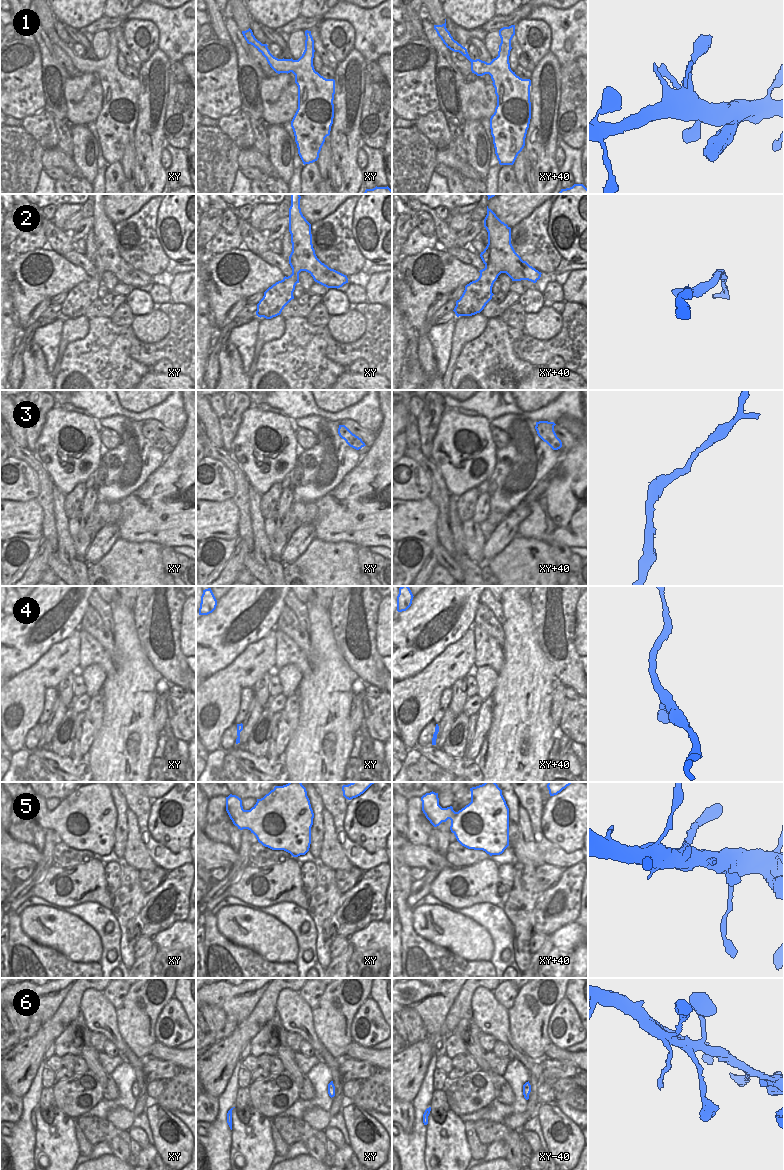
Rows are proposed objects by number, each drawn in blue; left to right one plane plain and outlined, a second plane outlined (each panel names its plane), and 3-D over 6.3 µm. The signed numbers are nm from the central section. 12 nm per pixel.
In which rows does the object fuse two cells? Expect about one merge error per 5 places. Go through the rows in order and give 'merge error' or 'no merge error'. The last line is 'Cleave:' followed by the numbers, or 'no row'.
1: no merge error
2: no merge error
3: no merge error
4: no merge error
5: no merge error
6: no merge error
Cleave: no row

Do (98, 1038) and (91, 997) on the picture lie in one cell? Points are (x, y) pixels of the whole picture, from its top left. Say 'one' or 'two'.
two

